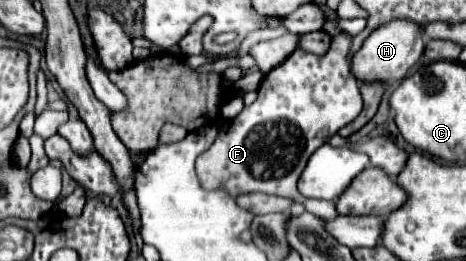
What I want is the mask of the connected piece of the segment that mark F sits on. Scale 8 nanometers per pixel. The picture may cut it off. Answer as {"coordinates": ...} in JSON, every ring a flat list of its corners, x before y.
{"coordinates":[[337,34,333,36,327,56,315,58,307,52,295,50,283,64,273,68,259,86,259,98,251,106,245,106,239,116,235,116,233,120,227,120,219,130,211,148,203,156,199,156,197,174,203,186,207,188,223,186,233,196,239,196,241,192,267,192,267,194,291,196,295,202,303,202,307,212,325,220,335,220,339,216,335,202,309,200,309,198,305,200,297,190,297,180,307,160,311,158,311,154,319,146,323,146,339,128,353,122,353,118,363,108,363,98,359,94,357,80,353,78,347,66,349,44,351,44,351,36]]}

